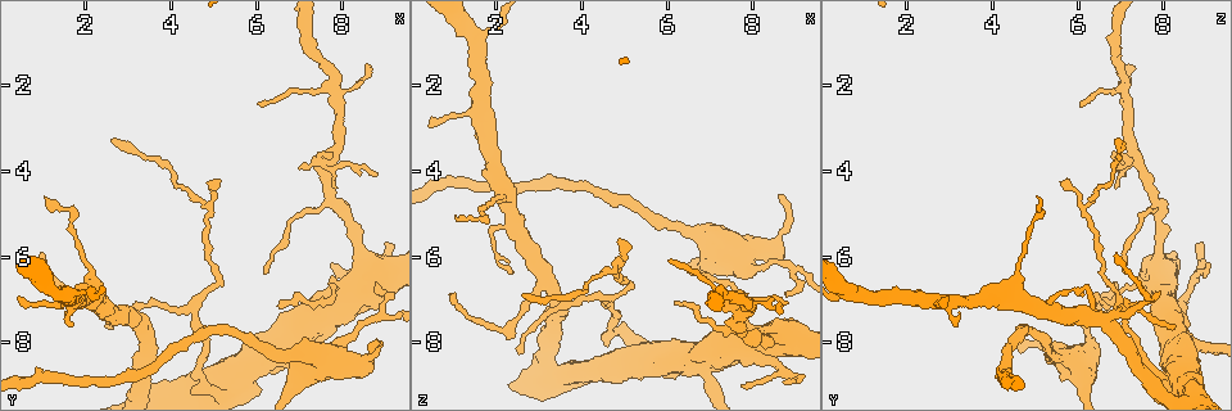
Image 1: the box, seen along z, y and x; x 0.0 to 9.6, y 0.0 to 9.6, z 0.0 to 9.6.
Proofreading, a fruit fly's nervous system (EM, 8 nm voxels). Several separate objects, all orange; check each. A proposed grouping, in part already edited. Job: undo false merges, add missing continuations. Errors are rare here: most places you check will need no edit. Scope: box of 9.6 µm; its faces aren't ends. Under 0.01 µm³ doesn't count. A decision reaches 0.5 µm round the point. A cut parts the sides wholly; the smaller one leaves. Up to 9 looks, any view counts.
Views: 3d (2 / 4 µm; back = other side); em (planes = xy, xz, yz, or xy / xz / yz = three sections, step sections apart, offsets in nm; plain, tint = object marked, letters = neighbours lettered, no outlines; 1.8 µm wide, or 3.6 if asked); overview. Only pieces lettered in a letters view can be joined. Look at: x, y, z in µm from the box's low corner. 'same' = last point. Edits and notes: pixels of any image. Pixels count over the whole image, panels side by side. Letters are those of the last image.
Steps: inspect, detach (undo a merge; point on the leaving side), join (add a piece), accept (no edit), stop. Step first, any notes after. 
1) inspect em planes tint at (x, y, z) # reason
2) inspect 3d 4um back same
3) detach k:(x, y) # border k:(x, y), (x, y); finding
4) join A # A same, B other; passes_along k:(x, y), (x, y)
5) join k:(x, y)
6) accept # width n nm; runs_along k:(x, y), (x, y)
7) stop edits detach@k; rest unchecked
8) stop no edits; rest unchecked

inspect em 3.6um planes plain at (6.70, 8.30, 5.90) # stops while still wide

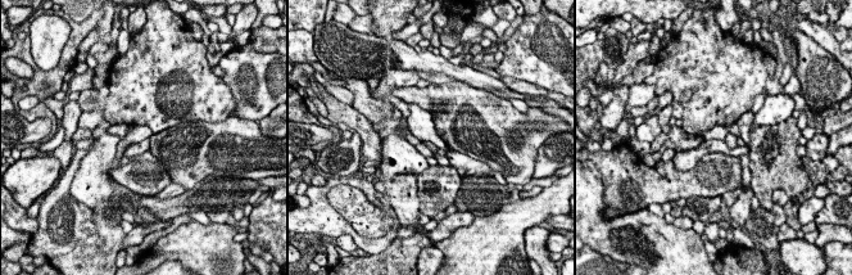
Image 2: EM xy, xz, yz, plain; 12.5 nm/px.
inspect em 3.6um planes letters same

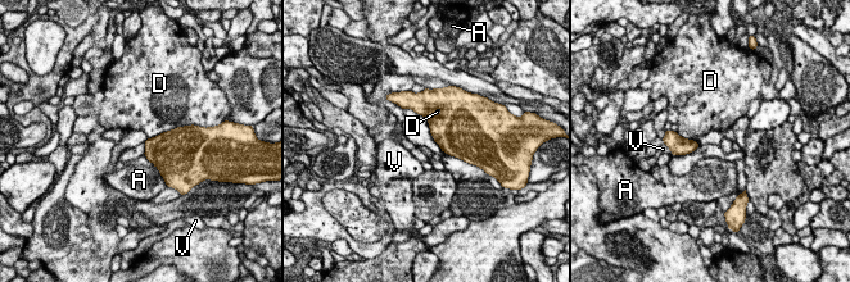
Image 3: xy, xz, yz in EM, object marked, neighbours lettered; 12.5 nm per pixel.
accept # A other, D other, V other; border 3:(181, 126), (148, 139); none of them fits

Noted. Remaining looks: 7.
inspect em yz step 4 tint at (8.85, 6.65, 6.85) # thin end

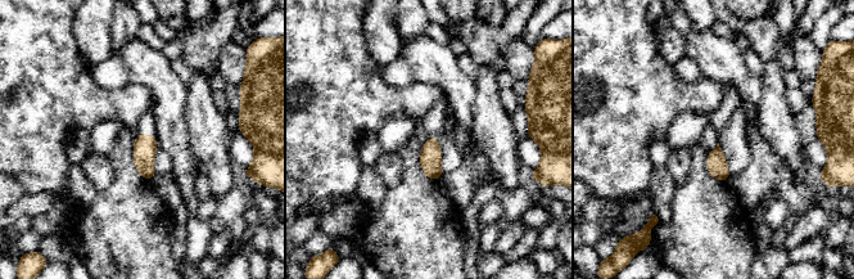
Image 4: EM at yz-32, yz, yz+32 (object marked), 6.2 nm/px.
inspect em planes letters same # cut it another way

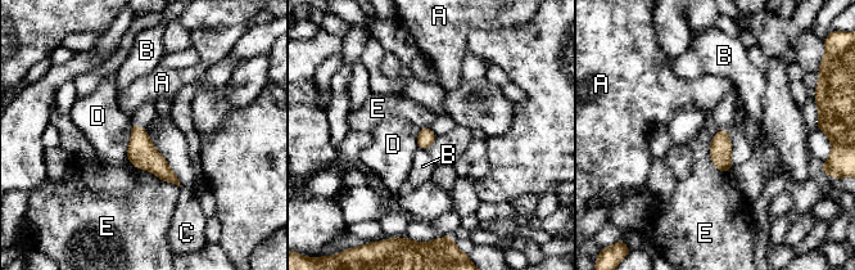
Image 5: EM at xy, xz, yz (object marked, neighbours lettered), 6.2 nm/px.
accept # A other, B other, C other, D other, E other; border 5:(127, 157), (136, 167), (179, 187); no lettered piece goes on from it

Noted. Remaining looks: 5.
inspect 3d 2um at (2.25, 6.90, 4.55) # calibre changes

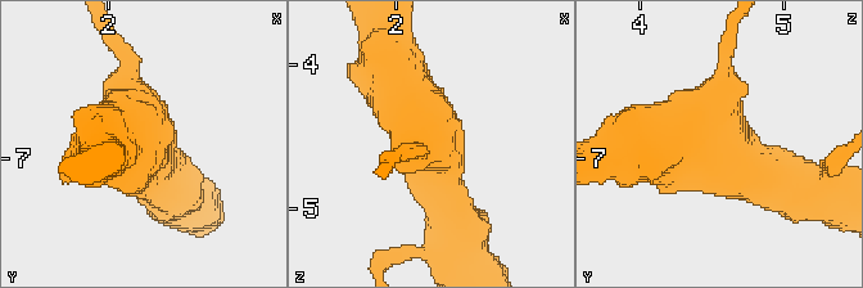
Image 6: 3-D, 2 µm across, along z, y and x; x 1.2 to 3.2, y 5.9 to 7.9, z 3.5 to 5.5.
inspect em yz step 8 tint at (2.24, 6.90, 4.54) # arms 3

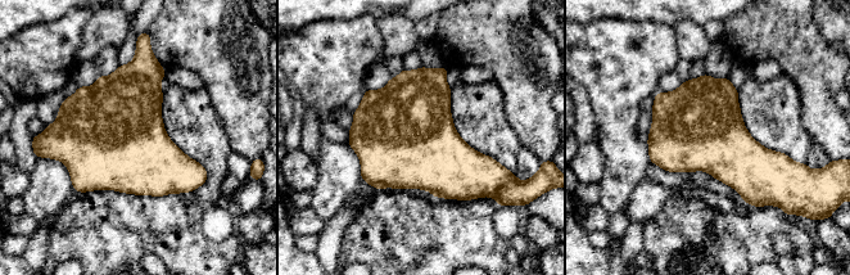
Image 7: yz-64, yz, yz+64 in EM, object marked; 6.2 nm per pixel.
inspect em planes letters same

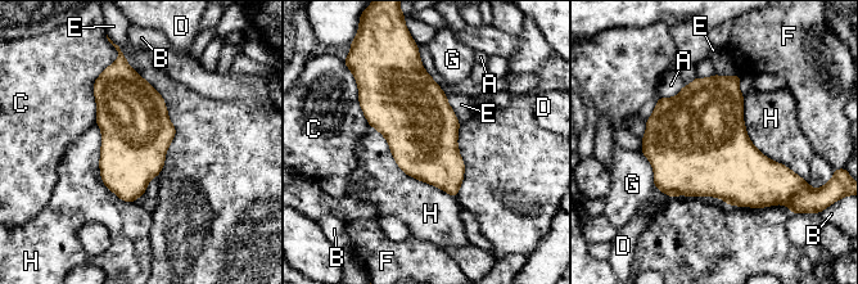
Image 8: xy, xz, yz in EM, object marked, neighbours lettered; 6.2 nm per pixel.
accept # width 440 nm; A other, B other, C other, D other, E other, F other, G other, H other; continuous, no second cell

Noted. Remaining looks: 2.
inspect em planes tint at (8.65, 8.25, 4.60) # branch stops here

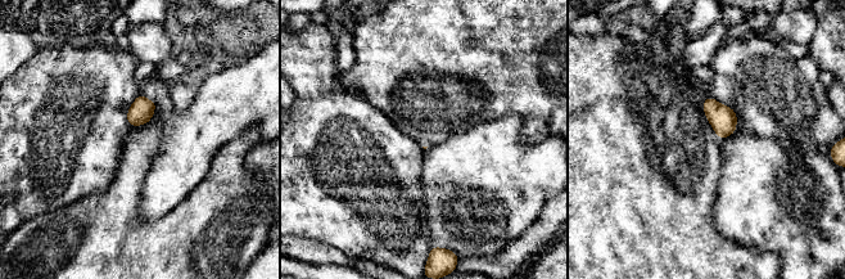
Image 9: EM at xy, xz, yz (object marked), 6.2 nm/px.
inspect em planes letters same # what lies round it

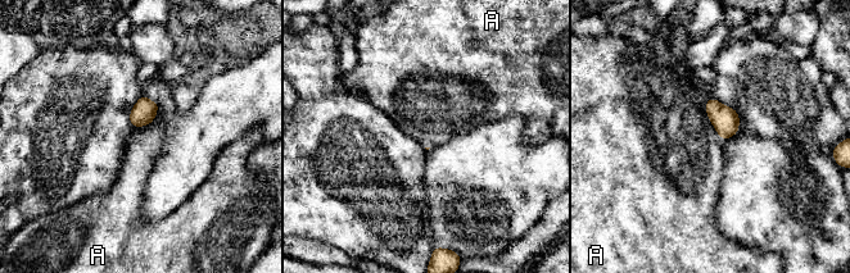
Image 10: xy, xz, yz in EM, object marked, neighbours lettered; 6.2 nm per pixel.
accept # A other; border 10:(705, 103), (708, 118), (723, 140); none of them fits

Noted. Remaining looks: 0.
stop no edits; rest unchecked

